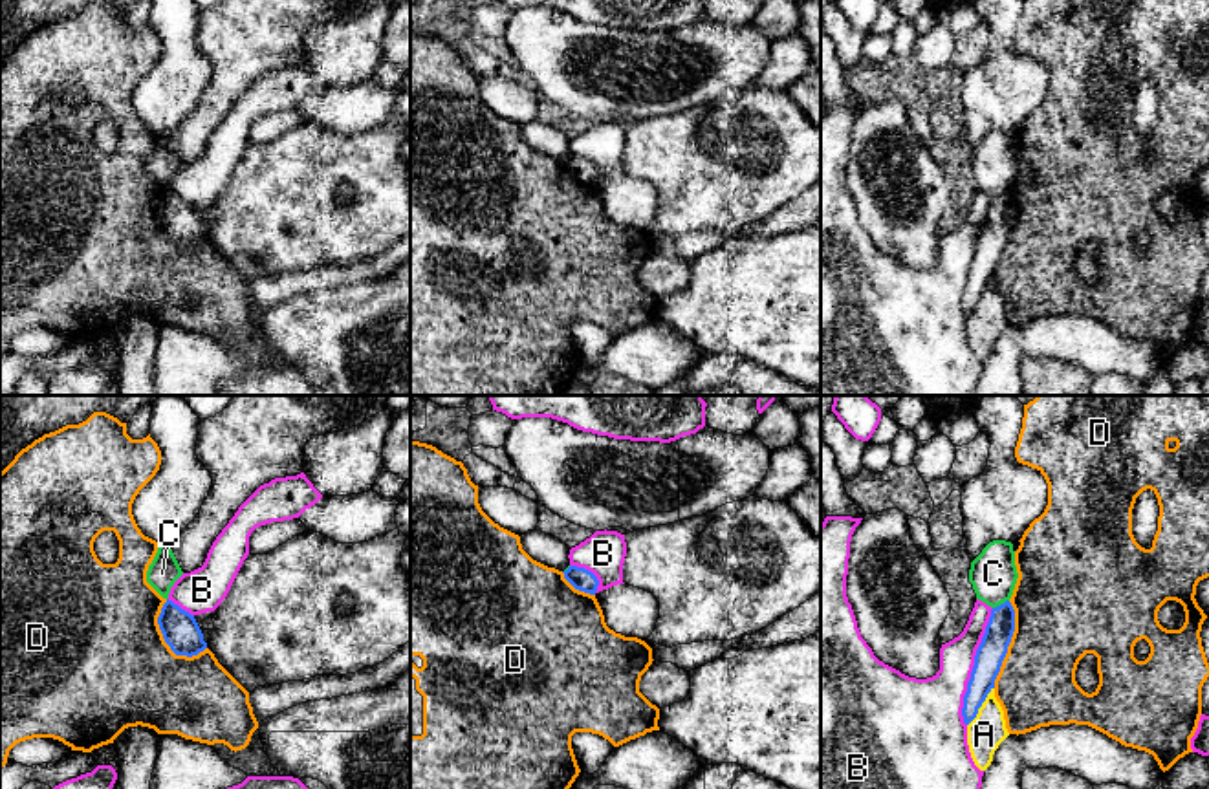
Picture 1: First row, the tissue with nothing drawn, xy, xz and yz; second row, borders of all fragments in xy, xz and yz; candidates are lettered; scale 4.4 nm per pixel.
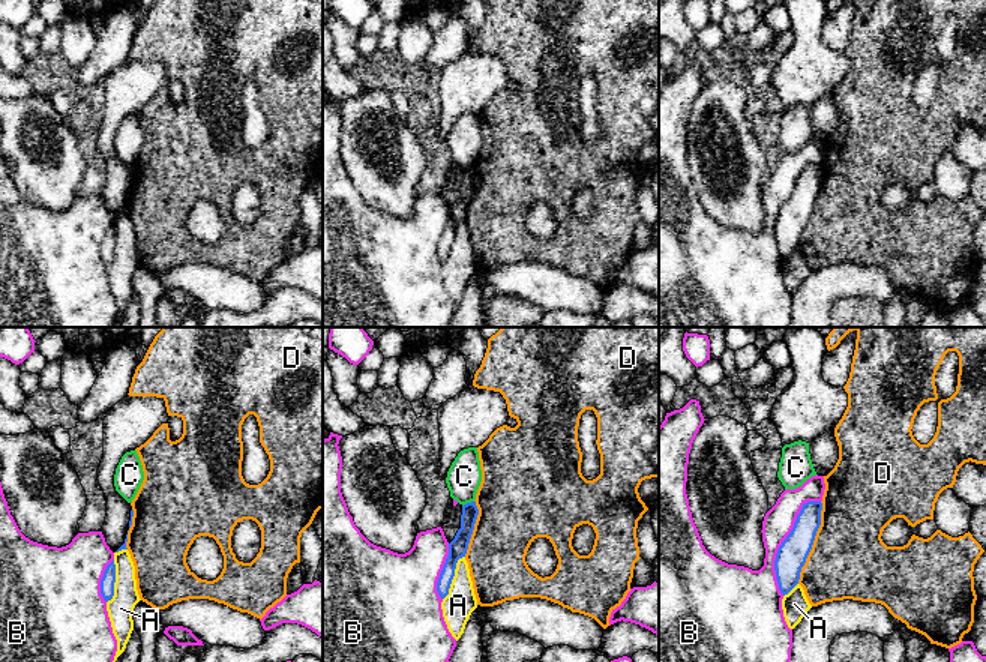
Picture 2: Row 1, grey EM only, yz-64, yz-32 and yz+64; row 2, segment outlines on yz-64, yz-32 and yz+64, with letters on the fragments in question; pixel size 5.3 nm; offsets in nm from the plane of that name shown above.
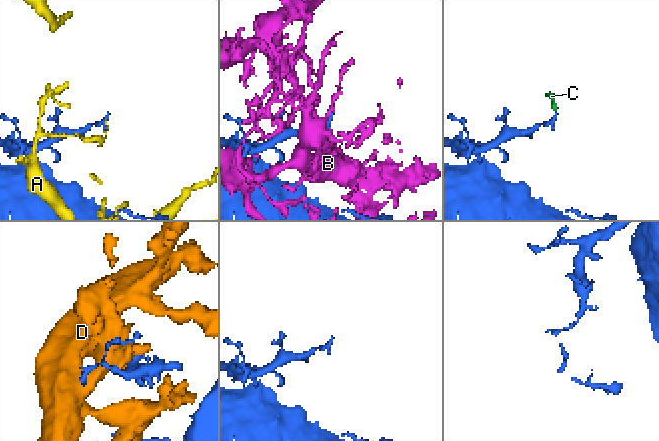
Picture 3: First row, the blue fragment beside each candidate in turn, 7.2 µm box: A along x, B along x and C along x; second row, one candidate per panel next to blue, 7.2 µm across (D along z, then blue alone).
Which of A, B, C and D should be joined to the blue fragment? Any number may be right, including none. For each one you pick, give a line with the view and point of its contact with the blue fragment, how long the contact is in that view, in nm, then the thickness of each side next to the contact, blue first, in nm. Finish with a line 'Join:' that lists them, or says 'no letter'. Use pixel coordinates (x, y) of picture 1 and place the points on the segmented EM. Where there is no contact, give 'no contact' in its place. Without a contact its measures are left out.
Join: no letter

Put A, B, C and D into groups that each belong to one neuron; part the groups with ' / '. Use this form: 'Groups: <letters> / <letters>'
Groups: A / B / C / D

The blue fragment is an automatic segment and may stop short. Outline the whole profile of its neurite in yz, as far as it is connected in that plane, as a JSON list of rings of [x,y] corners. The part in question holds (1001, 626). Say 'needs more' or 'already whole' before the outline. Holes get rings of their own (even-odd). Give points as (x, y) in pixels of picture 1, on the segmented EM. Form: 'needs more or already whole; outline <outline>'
already whole; outline [[[1009,600],[991,610],[986,633],[975,655],[975,666],[964,696],[964,723],[969,725],[987,694],[995,688],[995,679],[1008,654],[1015,632],[1015,610]]]

